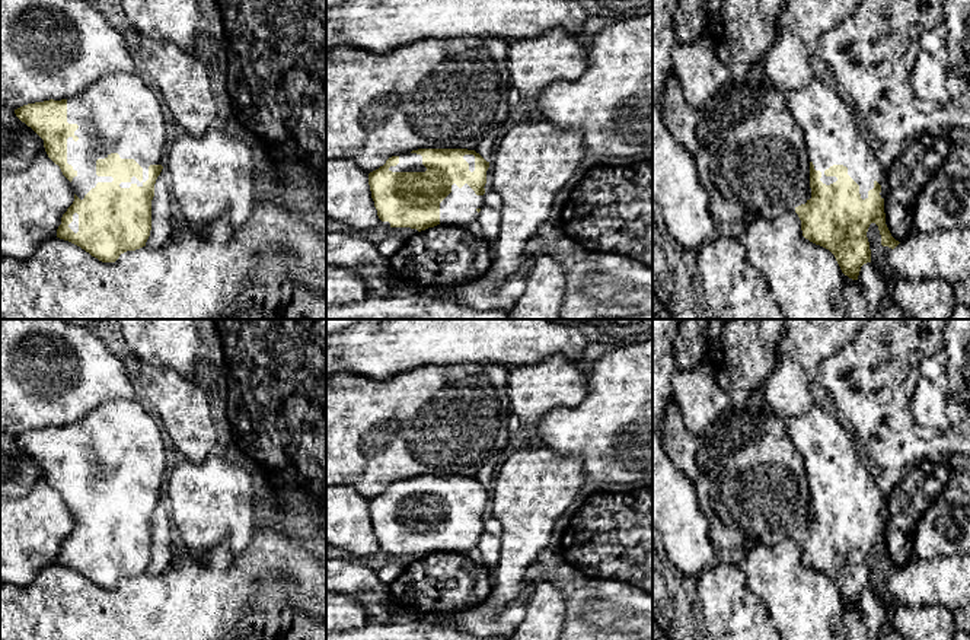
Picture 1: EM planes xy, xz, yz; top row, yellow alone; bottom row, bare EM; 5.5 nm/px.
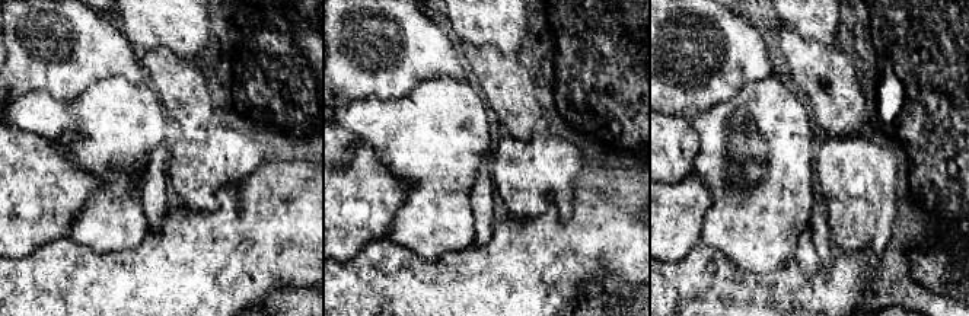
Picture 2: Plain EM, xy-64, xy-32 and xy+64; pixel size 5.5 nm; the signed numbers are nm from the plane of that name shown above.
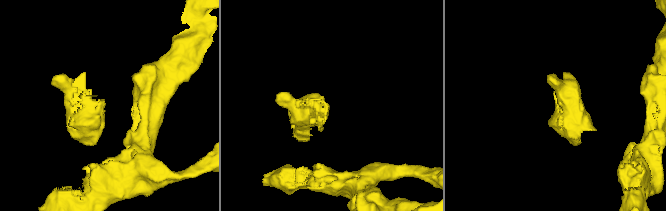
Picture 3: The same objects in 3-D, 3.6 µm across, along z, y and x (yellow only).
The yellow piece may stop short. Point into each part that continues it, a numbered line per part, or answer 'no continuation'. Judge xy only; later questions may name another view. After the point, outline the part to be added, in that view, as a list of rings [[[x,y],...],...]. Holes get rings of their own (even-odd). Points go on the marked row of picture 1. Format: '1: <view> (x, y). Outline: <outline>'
1: xy (120, 114). Outline: [[[108,74],[98,79],[82,95],[67,99],[67,122],[77,124],[73,137],[67,138],[67,163],[77,175],[70,182],[73,192],[83,200],[98,182],[112,182],[112,176],[96,175],[96,160],[105,159],[111,153],[118,153],[121,159],[134,159],[143,168],[143,181],[135,176],[130,182],[121,182],[121,188],[133,184],[143,187],[149,179],[150,165],[163,165],[162,150],[166,143],[166,125],[160,102],[153,90],[137,74]]]

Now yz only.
1: yz (830, 131). Outline: [[[810,82],[789,90],[785,105],[803,131],[808,160],[821,172],[823,184],[830,185],[837,181],[836,176],[826,176],[826,169],[843,165],[848,168],[848,175],[859,185],[862,200],[868,198],[875,181],[881,185],[880,195],[884,198],[886,173],[875,150],[867,144],[852,109],[832,86]]]

